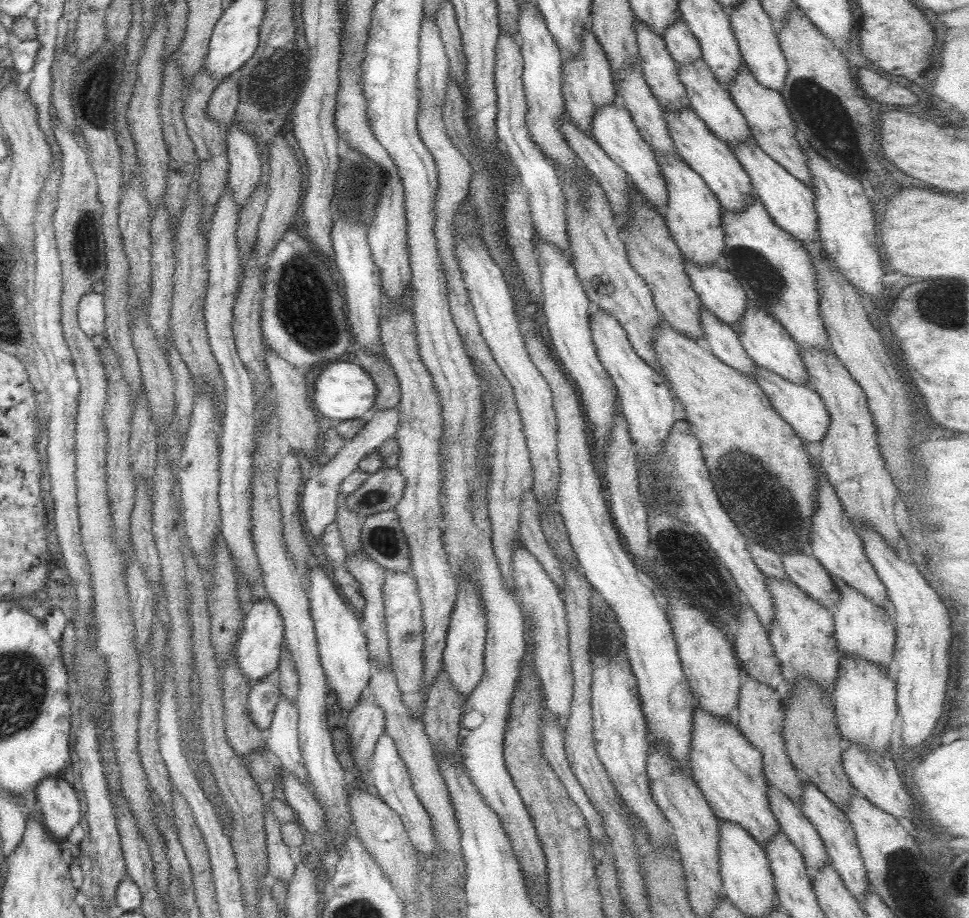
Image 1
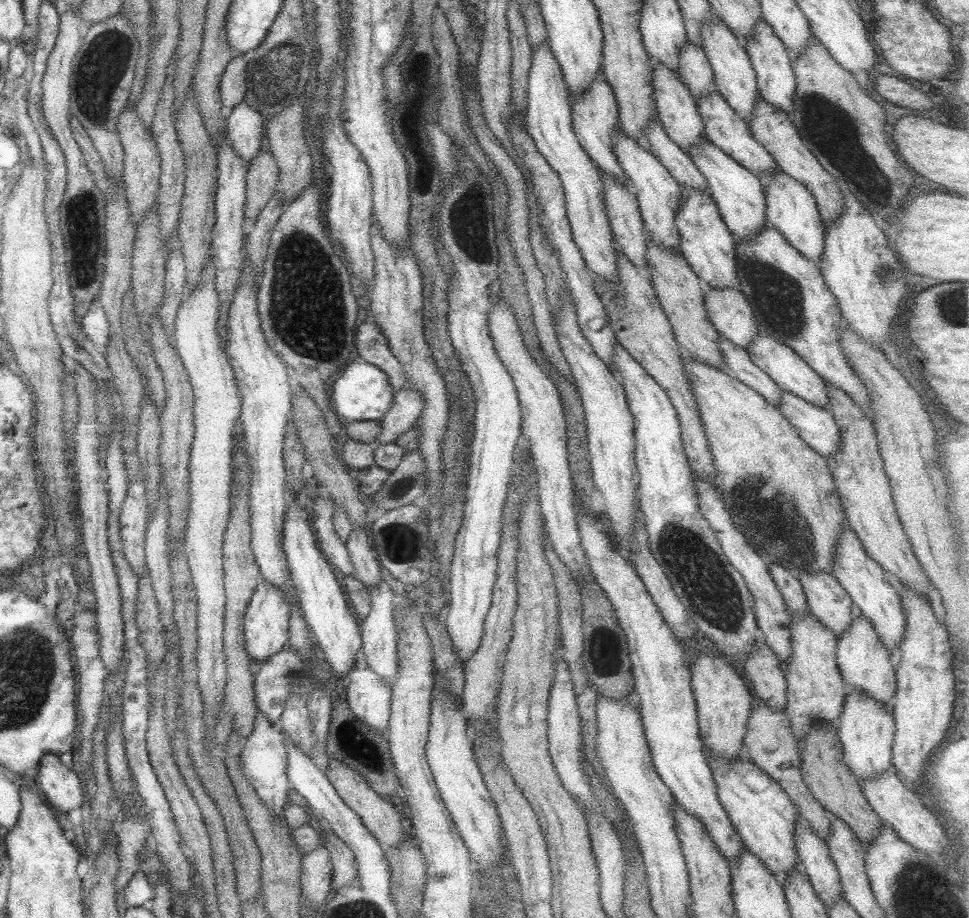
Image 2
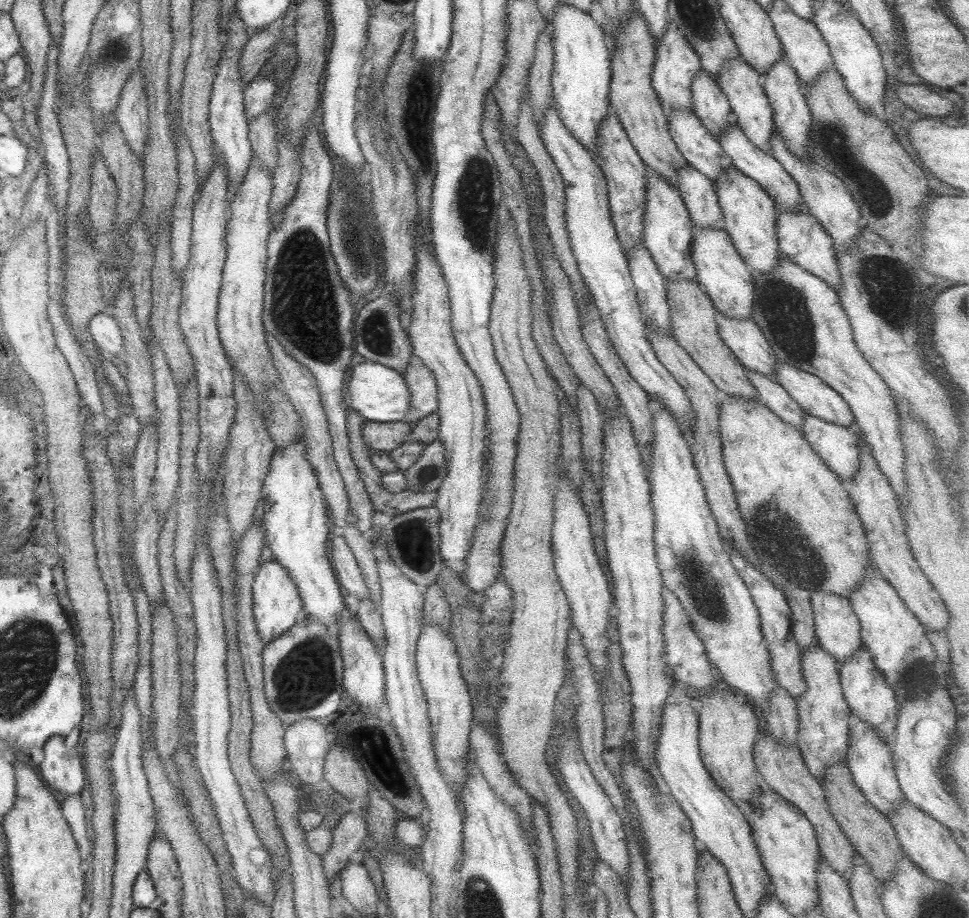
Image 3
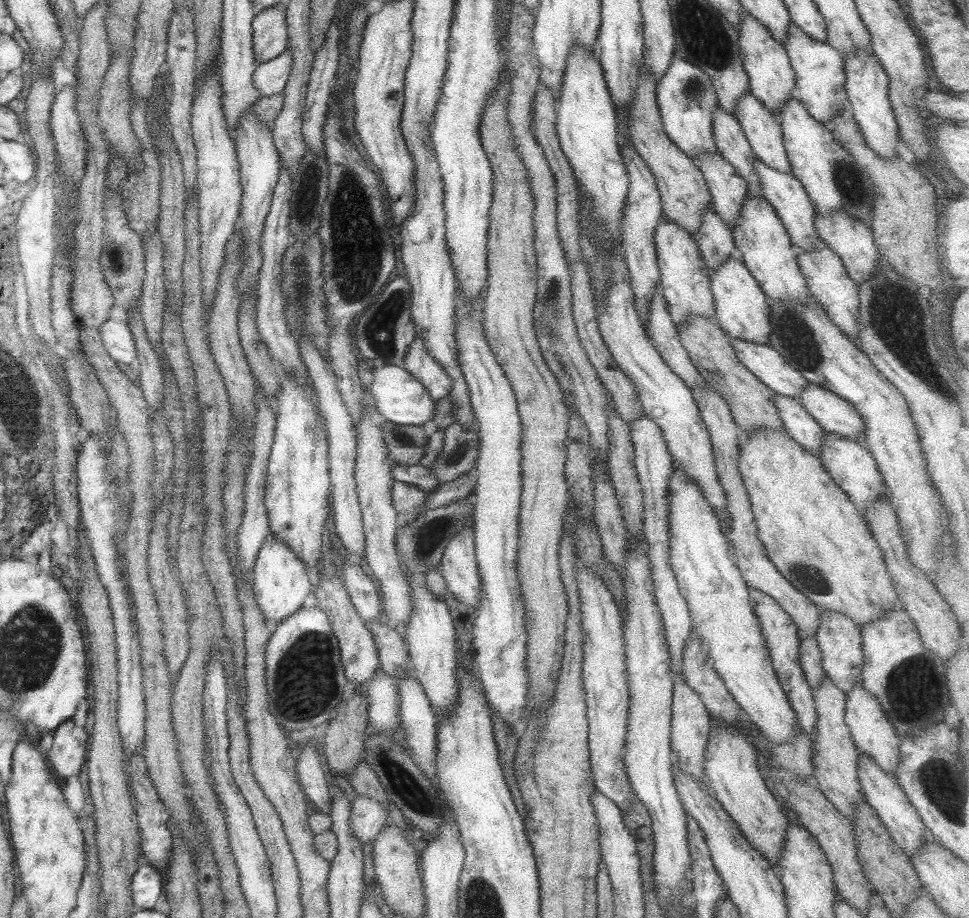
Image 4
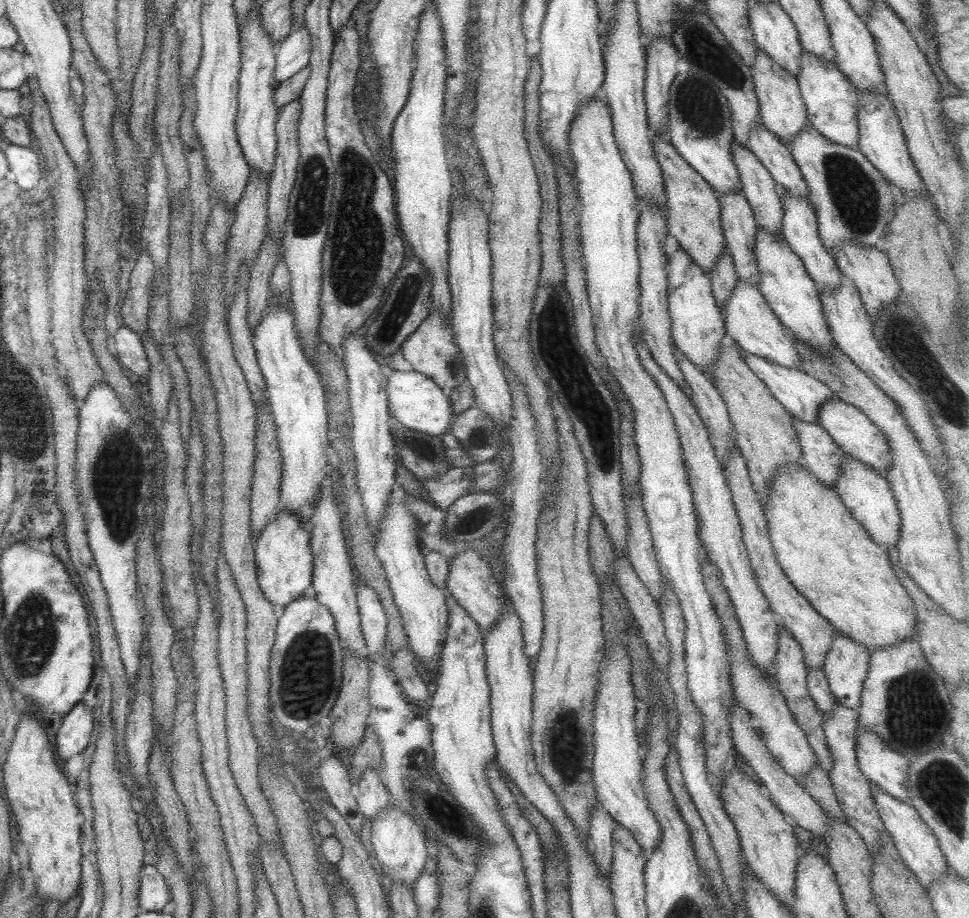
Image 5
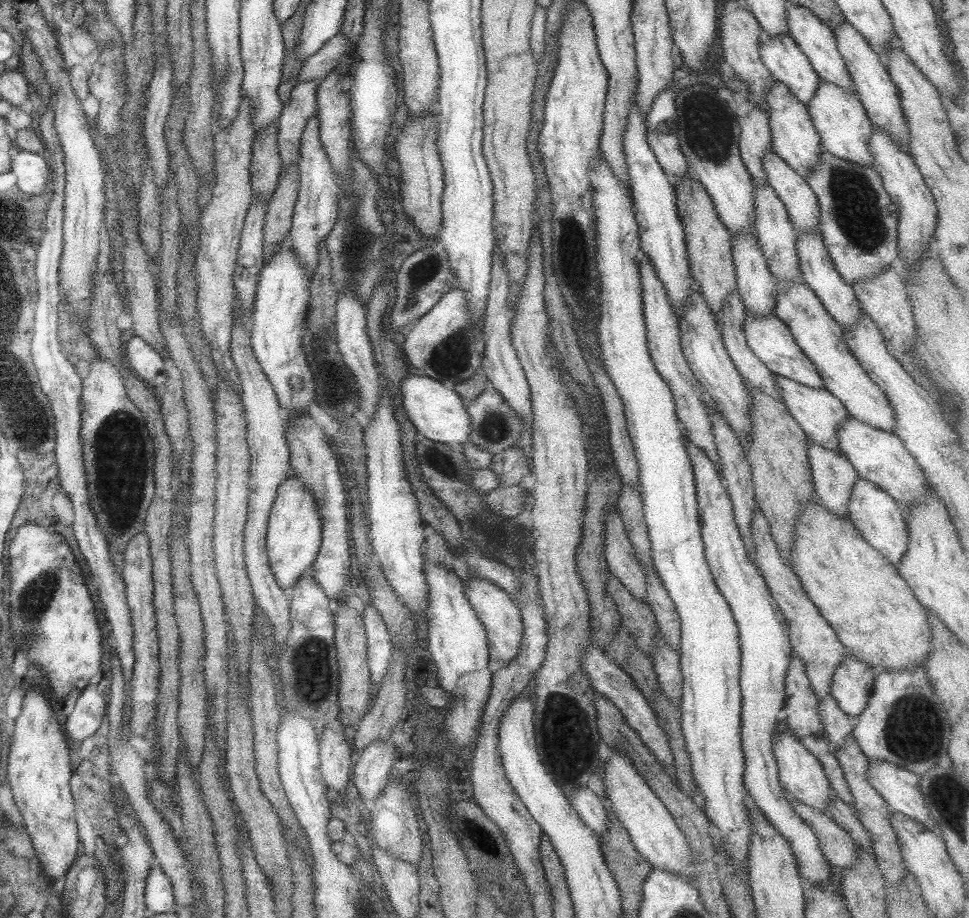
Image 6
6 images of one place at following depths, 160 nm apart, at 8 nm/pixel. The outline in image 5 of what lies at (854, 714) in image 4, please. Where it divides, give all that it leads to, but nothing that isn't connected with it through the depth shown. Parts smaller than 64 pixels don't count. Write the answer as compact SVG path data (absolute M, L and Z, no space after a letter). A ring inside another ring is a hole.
M857 727L854 736L856 763L859 772L897 800L907 802L906 768L908 760L889 748L873 731Z

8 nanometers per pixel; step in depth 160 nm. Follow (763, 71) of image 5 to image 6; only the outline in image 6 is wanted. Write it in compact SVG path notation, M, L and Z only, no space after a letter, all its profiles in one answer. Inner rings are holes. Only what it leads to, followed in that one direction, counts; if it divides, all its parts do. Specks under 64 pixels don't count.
M773 80L773 84L767 89L764 101L768 112L771 150L781 157L781 160L784 160L789 168L806 178L806 174L818 159L818 152L821 151L819 137L812 125L807 107L801 104L793 96L793 93L790 93L790 90L777 80Z

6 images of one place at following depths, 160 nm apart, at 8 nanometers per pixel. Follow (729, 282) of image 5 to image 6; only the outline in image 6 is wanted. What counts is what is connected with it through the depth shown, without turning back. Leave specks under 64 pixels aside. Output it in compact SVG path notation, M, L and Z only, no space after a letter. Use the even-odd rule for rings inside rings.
M737 291L728 292L718 312L719 331L728 357L745 386L779 399L772 372L749 350L742 331L745 310Z

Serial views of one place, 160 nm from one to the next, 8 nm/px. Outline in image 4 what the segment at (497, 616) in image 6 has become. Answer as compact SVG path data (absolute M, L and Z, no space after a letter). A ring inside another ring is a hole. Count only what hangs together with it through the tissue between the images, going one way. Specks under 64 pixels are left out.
M463 527L448 540L443 548L438 565L439 574L443 577L447 592L451 593L457 602L476 608L480 597L480 580L474 558L474 536L472 527Z

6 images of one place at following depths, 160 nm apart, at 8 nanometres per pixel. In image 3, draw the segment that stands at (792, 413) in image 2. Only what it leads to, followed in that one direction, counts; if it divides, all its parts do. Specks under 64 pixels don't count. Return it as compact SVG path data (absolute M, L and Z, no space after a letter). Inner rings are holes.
M803 414L801 433L809 447L843 483L855 474L858 465L858 434L851 428L837 426Z

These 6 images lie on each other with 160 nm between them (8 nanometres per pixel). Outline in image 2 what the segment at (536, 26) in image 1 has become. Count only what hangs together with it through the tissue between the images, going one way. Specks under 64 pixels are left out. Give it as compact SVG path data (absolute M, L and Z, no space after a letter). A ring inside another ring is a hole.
M546 41L532 48L530 65L525 88L524 130L531 137L537 152L557 173L563 189L571 238L579 249L584 265L598 277L616 283L615 247L604 211L602 182L597 167L585 154L572 131L571 98Z

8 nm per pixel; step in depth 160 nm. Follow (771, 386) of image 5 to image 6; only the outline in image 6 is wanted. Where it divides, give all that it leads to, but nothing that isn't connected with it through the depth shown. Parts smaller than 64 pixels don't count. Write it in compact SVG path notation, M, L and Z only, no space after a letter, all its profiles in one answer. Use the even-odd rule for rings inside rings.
M773 375L773 378L780 401L785 405L785 409L793 421L803 430L808 444L815 444L815 446L841 454L837 447L837 430L839 430L841 422L848 416L841 401L836 396L830 395L825 389L811 388L786 379L784 376Z

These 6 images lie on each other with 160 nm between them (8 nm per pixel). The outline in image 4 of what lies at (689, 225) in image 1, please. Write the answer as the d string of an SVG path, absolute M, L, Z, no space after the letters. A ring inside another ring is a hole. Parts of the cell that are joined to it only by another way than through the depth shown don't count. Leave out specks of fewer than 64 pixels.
M729 255L709 273L708 277L714 308L711 319L714 323L729 338L770 346L768 344L769 298L750 275L746 266Z

